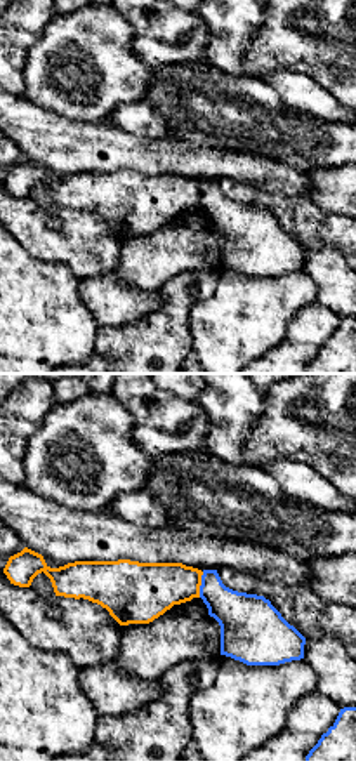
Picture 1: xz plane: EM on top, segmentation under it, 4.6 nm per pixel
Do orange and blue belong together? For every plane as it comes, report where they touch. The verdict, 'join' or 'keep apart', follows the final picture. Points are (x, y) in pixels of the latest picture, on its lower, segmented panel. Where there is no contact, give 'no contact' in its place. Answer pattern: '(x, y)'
(200, 584)

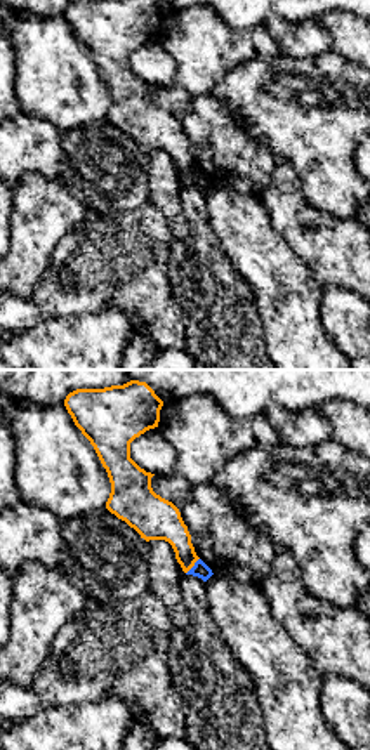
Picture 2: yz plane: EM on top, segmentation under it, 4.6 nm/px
(193, 565)

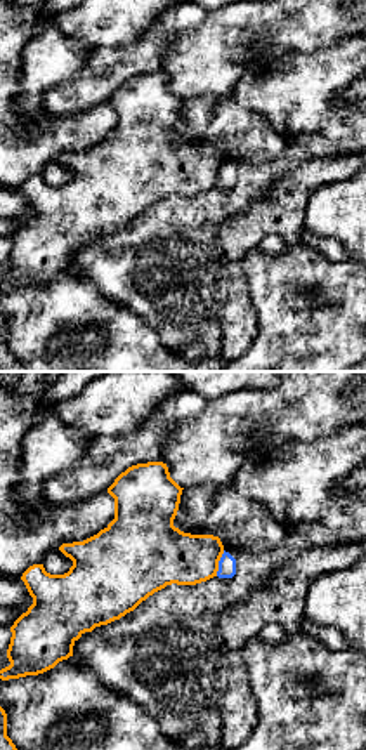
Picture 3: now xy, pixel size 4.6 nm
(217, 563)

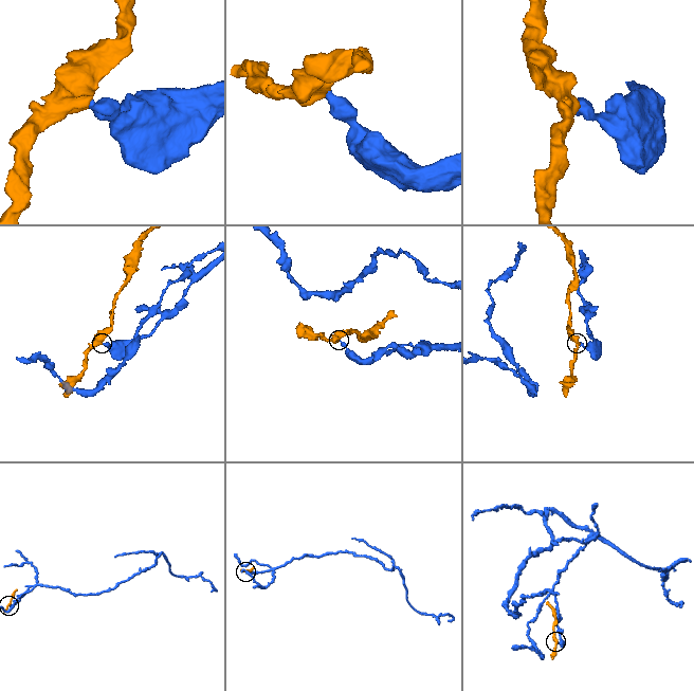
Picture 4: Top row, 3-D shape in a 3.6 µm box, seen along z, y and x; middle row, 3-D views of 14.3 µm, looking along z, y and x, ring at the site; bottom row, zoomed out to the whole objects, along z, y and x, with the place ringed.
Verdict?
keep apart

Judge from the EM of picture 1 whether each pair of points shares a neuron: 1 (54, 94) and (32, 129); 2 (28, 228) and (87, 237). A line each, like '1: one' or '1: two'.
1: two
2: one

